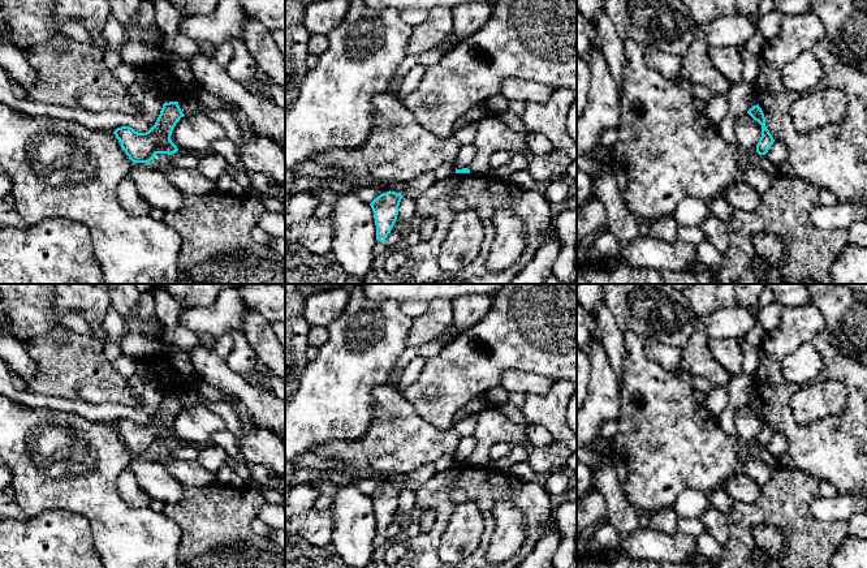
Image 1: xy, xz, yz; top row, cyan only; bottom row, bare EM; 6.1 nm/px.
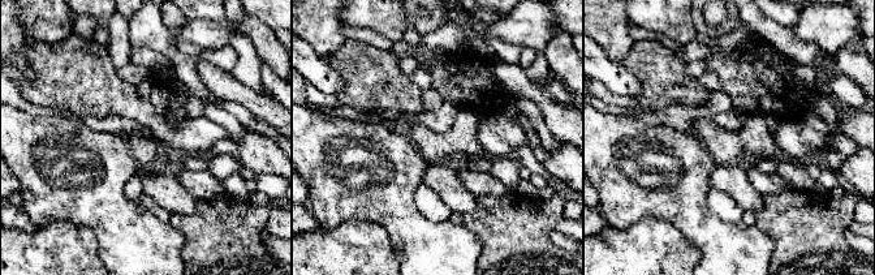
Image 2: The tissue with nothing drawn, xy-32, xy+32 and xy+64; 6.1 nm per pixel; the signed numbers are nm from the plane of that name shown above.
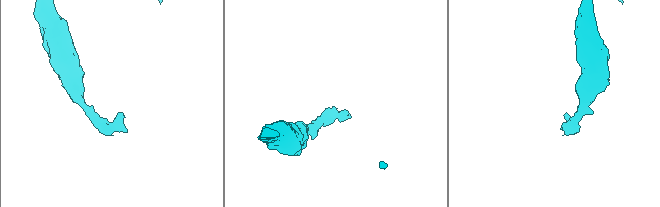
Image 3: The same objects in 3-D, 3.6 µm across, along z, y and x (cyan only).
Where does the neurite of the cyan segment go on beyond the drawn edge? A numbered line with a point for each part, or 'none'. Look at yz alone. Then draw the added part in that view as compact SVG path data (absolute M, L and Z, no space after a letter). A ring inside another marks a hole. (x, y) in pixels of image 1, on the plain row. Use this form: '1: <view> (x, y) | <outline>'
none

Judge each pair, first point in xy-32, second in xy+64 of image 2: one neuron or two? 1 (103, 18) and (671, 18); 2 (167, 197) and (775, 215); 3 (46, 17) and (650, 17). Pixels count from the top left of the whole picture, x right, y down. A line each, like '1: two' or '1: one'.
1: one
2: two
3: two

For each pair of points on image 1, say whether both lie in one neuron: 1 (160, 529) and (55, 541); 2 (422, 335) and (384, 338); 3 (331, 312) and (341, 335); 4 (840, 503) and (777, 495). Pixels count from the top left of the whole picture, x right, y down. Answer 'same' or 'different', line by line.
1: different
2: different
3: different
4: different

